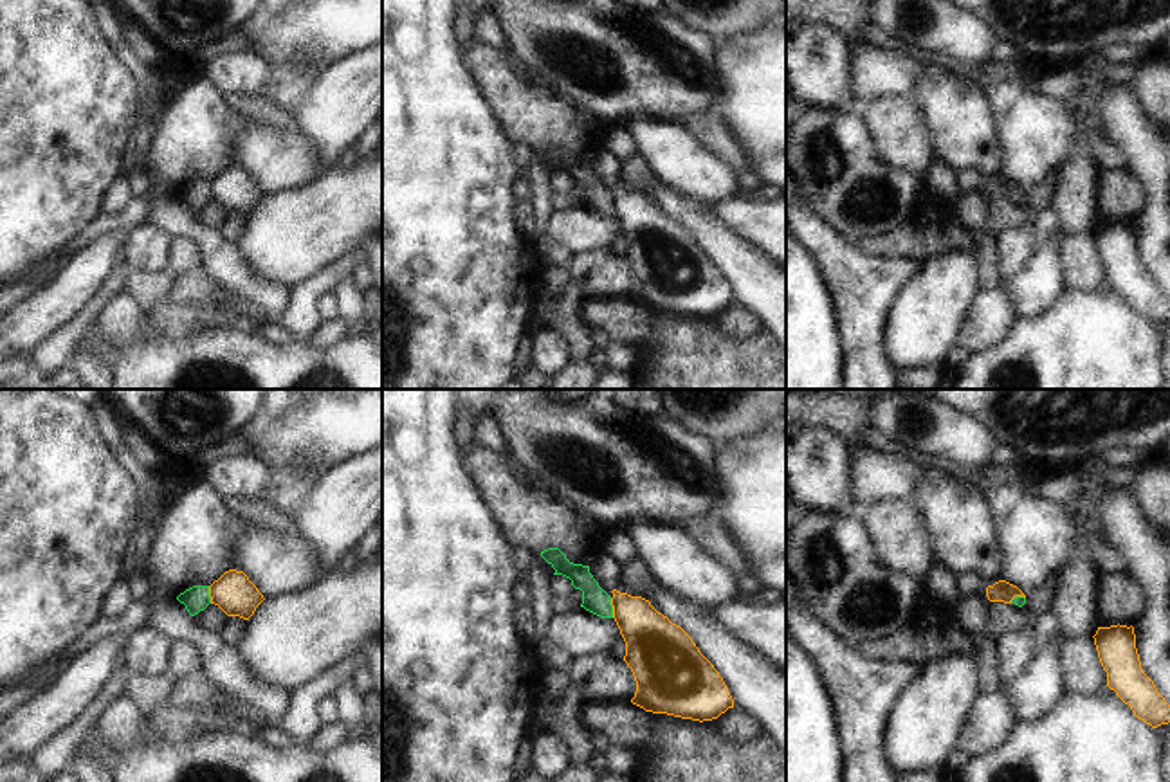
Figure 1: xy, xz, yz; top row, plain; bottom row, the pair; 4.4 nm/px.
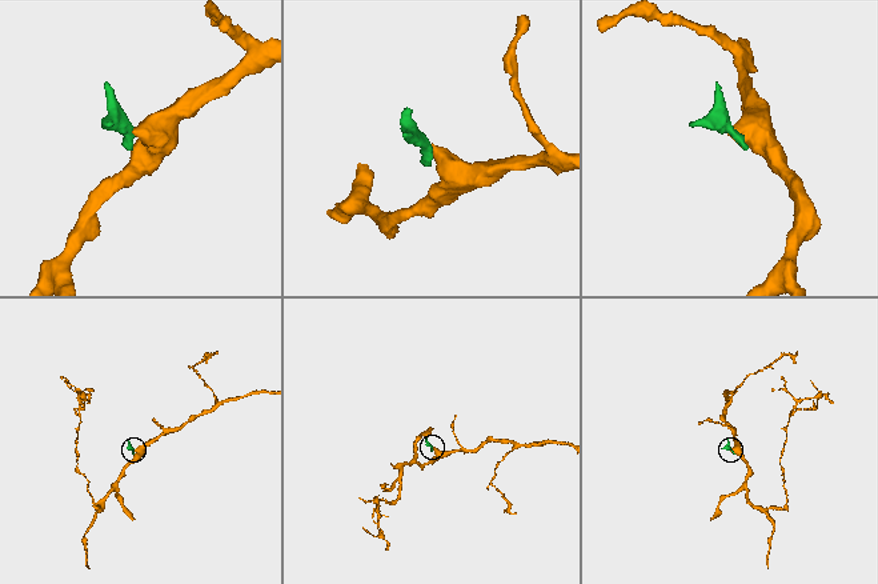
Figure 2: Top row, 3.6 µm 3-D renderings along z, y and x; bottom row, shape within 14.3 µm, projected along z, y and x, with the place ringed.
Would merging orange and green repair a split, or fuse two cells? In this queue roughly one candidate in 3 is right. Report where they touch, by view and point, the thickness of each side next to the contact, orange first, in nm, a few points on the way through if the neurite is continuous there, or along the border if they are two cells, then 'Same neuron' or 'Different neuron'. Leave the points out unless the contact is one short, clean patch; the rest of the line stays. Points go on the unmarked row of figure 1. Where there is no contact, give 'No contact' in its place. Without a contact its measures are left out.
Touches orange at xz (613, 204). Thickness 260 nm (orange) against 120 nm. Boundary: xz (610, 195), (613, 213). Different neuron.

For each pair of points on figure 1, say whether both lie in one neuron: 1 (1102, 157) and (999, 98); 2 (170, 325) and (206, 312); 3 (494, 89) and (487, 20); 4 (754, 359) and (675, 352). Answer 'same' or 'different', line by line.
1: same
2: same
3: different
4: same

